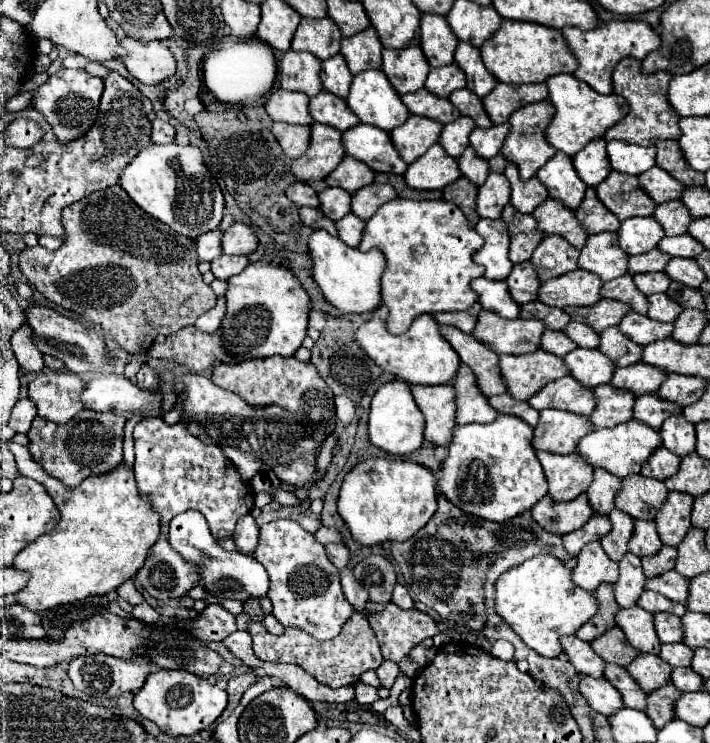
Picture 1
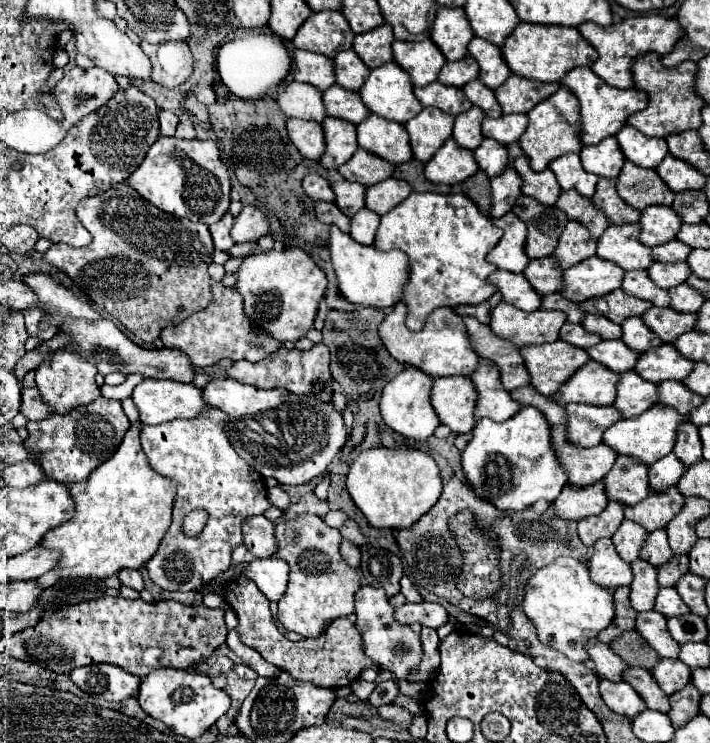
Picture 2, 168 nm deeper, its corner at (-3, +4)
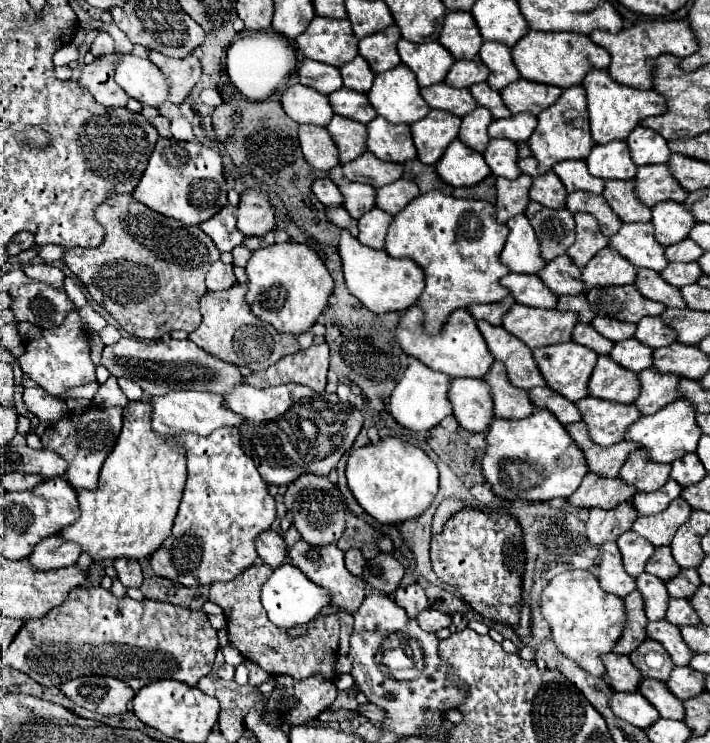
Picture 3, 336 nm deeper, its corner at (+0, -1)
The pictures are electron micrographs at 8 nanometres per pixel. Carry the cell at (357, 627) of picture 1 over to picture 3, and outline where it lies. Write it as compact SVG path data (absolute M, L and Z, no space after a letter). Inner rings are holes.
M268 564L252 566L250 570L242 572L238 578L228 580L228 582L214 582L210 586L210 596L208 600L212 600L214 604L218 604L224 610L226 622L228 622L228 638L230 644L234 648L240 650L240 654L250 660L256 662L258 666L262 666L262 670L266 670L272 676L292 676L296 680L304 680L312 674L324 674L328 680L336 678L336 670L334 670L334 658L338 652L338 632L340 632L340 620L338 616L318 616L310 622L310 628L306 634L302 636L288 636L286 630L274 626L268 616L266 610L260 602L260 590L262 584L272 576L274 568L270 568Z

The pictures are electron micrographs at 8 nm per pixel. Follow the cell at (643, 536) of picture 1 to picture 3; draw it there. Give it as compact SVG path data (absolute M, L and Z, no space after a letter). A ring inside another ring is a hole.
M662 546L662 548L656 548L654 556L646 564L646 572L662 578L664 582L668 582L668 580L672 580L680 572L680 566L674 562L670 548Z

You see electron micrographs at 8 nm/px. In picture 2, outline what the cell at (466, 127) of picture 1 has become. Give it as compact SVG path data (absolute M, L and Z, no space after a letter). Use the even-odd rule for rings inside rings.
M471 107L469 111L455 117L453 139L457 141L459 147L469 149L469 151L477 149L477 145L483 141L483 135L481 135L483 117L485 117L485 113L477 107Z

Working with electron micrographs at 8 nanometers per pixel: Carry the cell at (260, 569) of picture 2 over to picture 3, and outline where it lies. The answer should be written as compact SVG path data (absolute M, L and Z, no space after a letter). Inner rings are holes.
M282 564L274 570L272 578L262 586L262 604L268 612L270 622L274 622L280 628L292 628L302 626L314 620L322 608L326 608L332 600L332 594L328 590L322 590L312 580L308 580L296 566Z

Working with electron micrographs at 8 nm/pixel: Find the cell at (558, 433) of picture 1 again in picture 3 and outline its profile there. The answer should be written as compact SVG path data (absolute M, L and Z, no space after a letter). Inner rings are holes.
M594 396L582 398L576 406L588 424L590 438L600 446L612 446L624 440L628 426L642 416L634 404L608 402Z

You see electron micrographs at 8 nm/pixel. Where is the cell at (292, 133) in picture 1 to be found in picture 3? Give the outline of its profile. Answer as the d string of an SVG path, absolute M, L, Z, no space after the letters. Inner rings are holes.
M302 124L298 130L298 138L300 138L300 146L302 146L306 162L314 166L316 170L328 172L340 164L338 146L334 144L326 128Z

